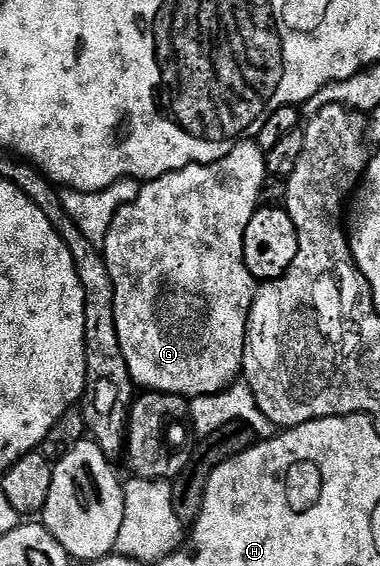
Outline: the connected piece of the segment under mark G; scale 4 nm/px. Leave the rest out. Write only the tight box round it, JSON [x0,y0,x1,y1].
[102,139,268,397]

